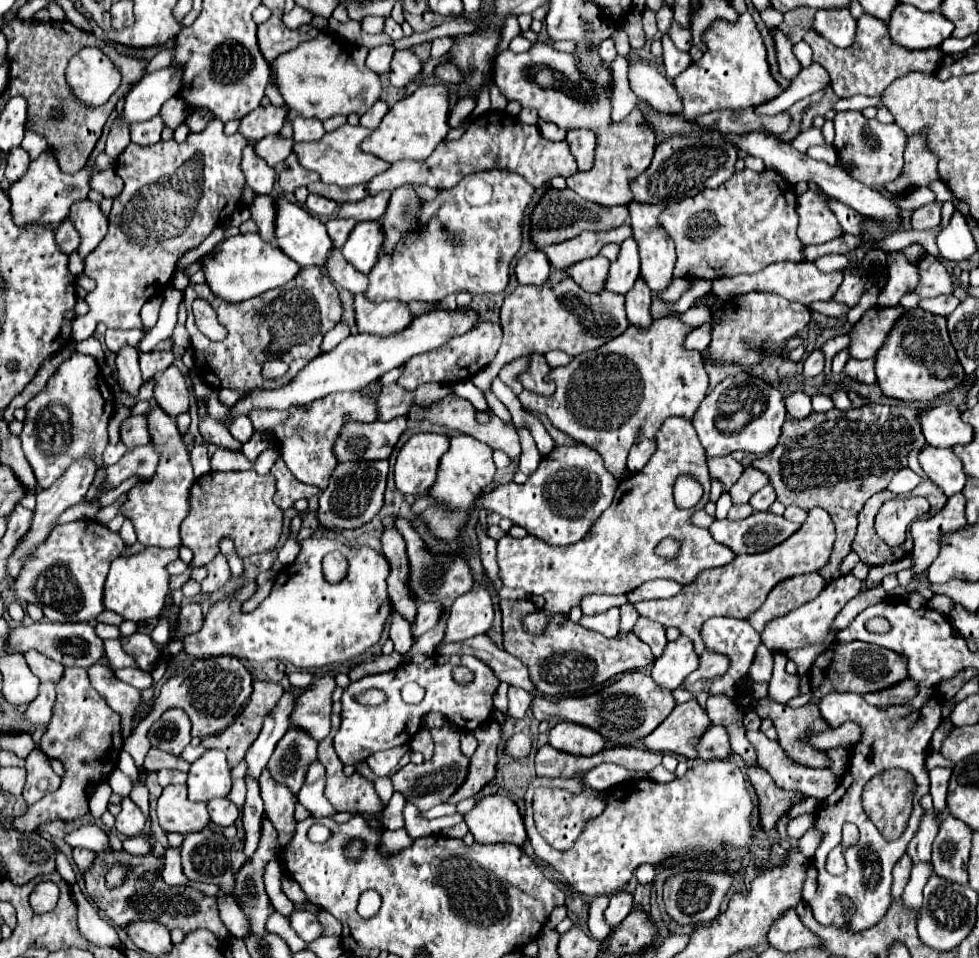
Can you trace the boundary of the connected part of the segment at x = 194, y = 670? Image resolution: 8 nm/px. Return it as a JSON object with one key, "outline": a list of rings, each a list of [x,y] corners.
{"outline":[[[208,657],[208,659],[194,661],[192,665],[180,669],[174,677],[170,677],[162,685],[160,695],[154,701],[154,707],[140,721],[140,725],[134,729],[134,733],[124,741],[122,749],[126,749],[132,755],[138,771],[142,771],[144,757],[150,749],[150,741],[146,739],[146,731],[166,709],[170,709],[170,707],[184,709],[192,721],[192,735],[194,737],[208,737],[208,735],[222,733],[226,727],[230,727],[234,723],[234,719],[238,717],[242,705],[250,699],[250,695],[252,695],[252,675],[240,663],[240,659],[236,659],[236,657]]]}

